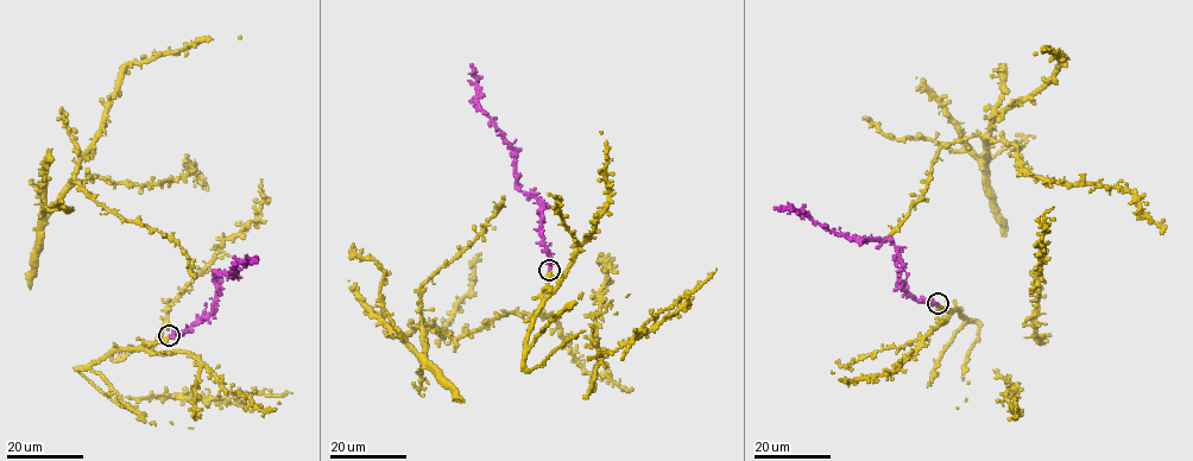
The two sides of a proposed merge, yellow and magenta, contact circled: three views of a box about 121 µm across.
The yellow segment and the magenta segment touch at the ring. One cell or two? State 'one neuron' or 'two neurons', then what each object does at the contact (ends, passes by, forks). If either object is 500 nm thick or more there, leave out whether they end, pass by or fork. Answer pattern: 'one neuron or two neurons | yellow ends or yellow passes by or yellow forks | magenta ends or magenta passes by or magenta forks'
one neuron | yellow ends | magenta passes by

